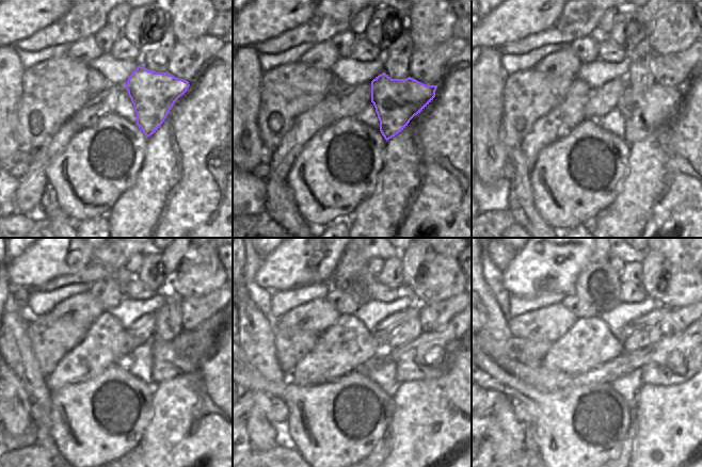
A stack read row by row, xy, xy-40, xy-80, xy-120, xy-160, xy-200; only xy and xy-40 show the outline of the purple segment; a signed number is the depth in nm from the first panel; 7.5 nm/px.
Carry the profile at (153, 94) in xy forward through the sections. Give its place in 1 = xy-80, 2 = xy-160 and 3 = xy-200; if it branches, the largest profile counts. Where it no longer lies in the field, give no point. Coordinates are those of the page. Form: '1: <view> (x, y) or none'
1: xy-80 (643, 113)
2: xy-160 (416, 361)
3: xy-200 (683, 366)

